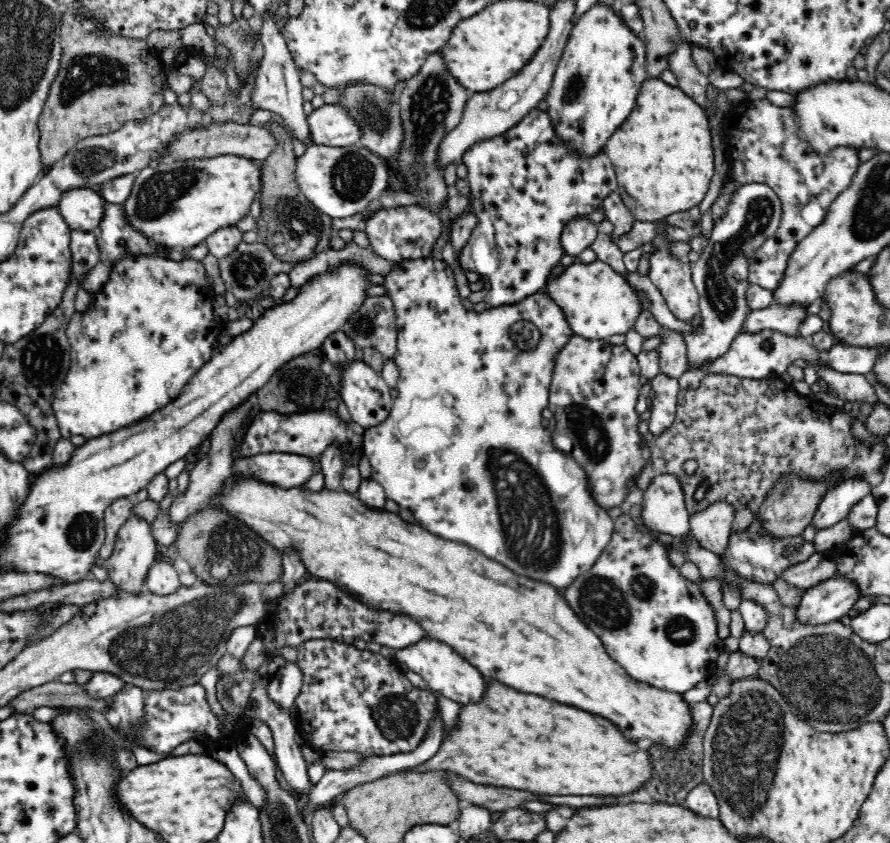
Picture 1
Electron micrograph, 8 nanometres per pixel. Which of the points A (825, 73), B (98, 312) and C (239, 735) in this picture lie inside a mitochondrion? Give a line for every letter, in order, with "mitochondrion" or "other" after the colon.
A: other
B: other
C: other

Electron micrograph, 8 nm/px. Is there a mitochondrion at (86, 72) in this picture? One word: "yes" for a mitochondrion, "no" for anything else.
yes

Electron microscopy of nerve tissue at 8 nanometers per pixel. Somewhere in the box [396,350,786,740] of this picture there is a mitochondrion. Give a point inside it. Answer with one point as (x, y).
(533, 528)

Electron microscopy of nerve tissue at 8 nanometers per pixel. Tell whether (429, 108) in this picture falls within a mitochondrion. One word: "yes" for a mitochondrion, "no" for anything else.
yes

